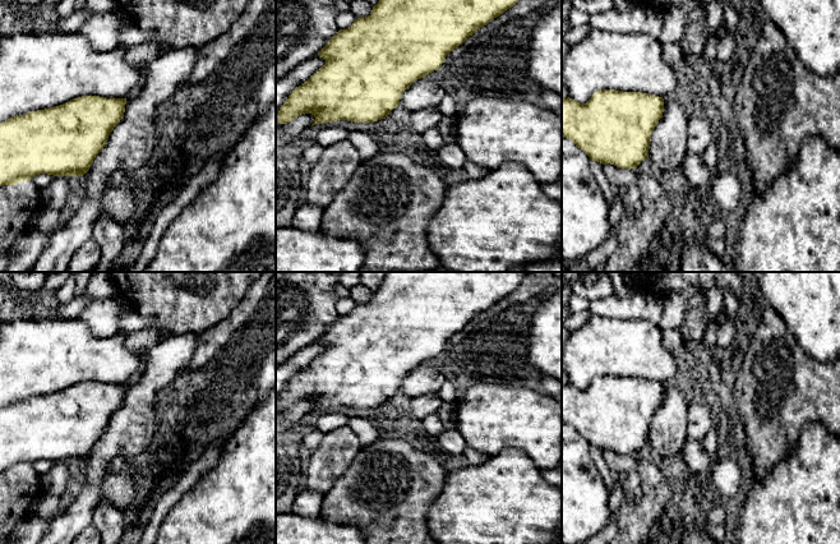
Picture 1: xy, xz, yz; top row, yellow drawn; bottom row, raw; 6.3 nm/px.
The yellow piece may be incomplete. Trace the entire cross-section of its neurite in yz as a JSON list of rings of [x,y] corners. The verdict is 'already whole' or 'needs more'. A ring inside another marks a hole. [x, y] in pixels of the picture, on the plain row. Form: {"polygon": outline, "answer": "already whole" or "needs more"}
{"polygon": [[[603,375],[586,389],[562,384],[562,421],[581,434],[591,447],[620,455],[637,455],[649,443],[651,419],[663,404],[664,384],[642,378]]], "answer": "already whole"}

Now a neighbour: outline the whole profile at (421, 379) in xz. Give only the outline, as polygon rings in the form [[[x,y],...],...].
[[[421,364],[414,368],[401,382],[400,393],[407,398],[426,395],[440,389],[447,378],[438,370]]]

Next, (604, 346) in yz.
[[[592,315],[581,328],[572,331],[562,350],[568,383],[586,389],[595,378],[615,375],[642,378],[663,384],[673,383],[677,374],[675,354],[663,344],[663,331],[647,321]]]

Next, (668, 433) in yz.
[[[674,383],[664,384],[664,398],[651,419],[649,444],[663,457],[682,452],[687,441],[688,402]]]

